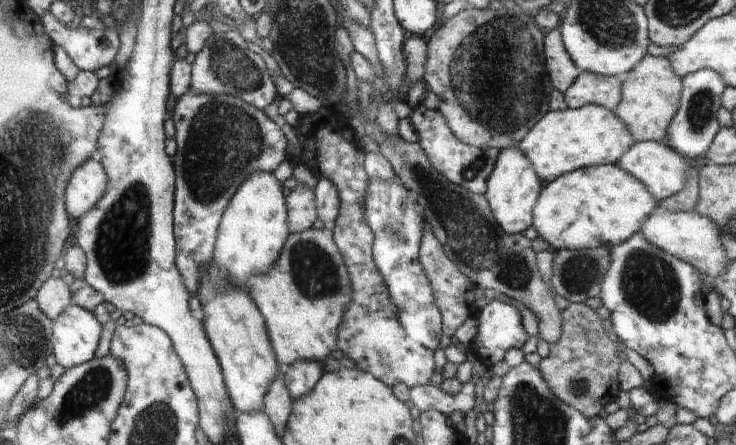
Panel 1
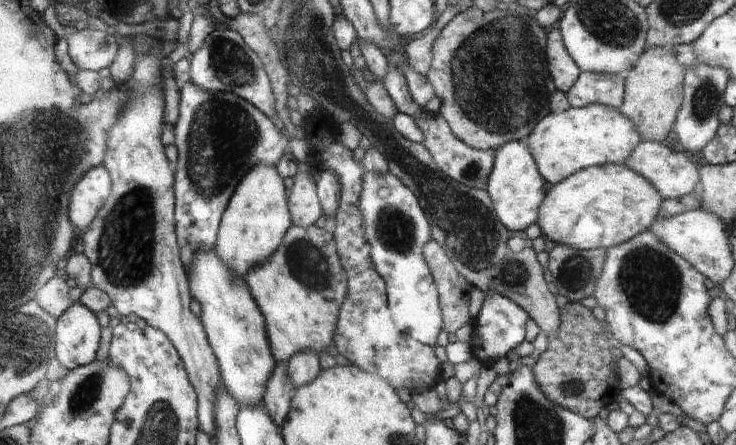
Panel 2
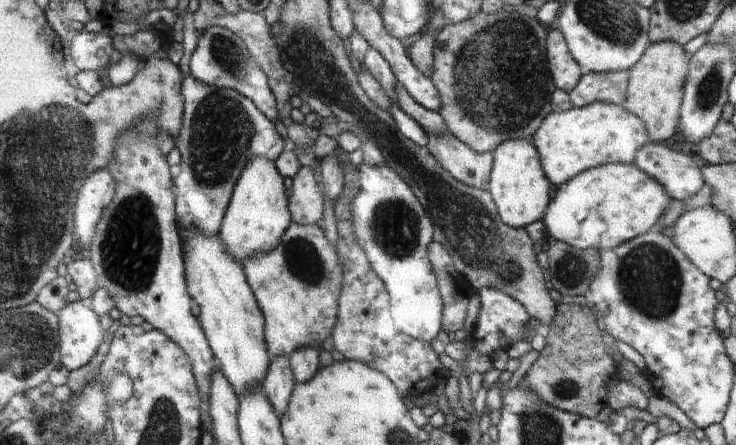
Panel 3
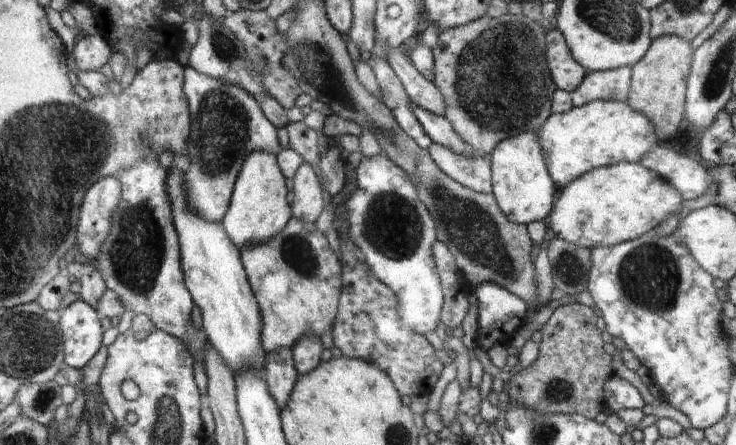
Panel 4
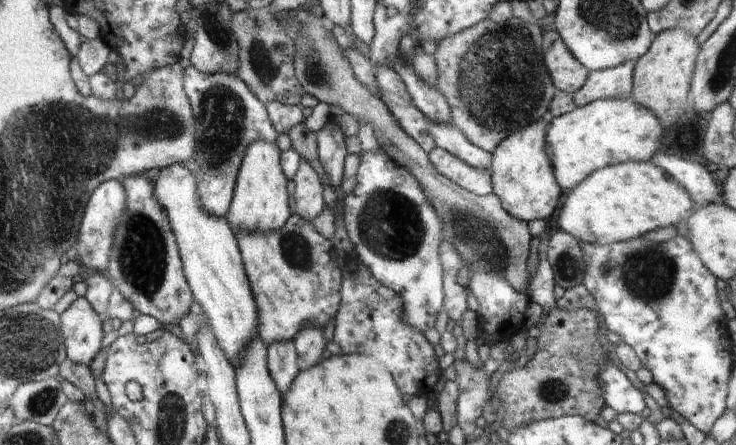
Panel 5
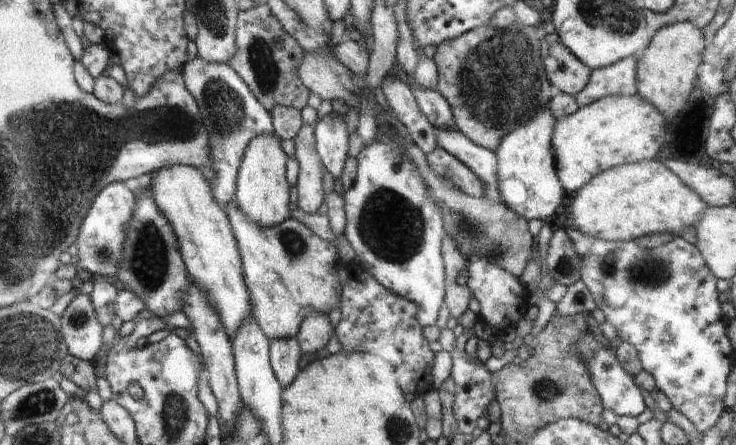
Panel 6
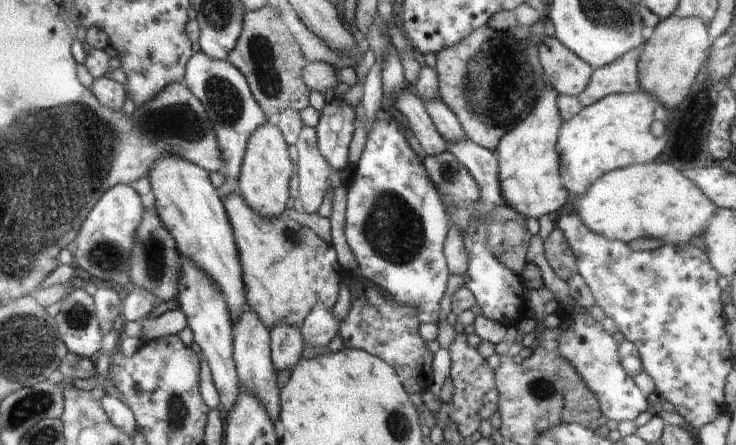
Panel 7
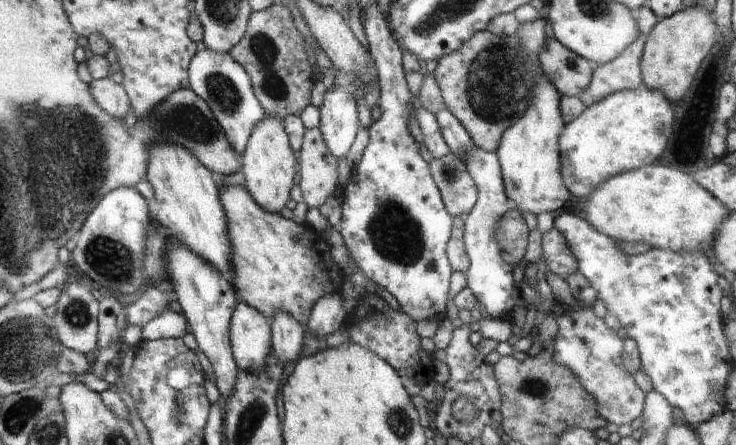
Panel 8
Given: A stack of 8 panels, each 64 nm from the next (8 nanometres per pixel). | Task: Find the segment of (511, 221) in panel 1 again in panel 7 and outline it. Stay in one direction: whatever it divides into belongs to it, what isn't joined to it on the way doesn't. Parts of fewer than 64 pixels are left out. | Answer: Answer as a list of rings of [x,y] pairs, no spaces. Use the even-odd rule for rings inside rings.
[[[552,87],[542,92],[533,113],[506,133],[495,150],[503,197],[508,206],[526,219],[560,212],[562,204],[568,200],[568,192],[560,173],[560,155],[557,153],[557,138],[563,123],[557,96],[558,92]]]

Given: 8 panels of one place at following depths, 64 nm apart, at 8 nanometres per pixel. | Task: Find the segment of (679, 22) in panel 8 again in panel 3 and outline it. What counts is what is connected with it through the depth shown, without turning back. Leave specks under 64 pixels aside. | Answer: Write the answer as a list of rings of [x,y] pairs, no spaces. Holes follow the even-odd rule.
[[[658,41],[650,43],[641,60],[628,70],[628,96],[621,106],[642,118],[654,143],[666,142],[678,131],[685,82],[689,76],[688,60],[684,46],[672,41]]]

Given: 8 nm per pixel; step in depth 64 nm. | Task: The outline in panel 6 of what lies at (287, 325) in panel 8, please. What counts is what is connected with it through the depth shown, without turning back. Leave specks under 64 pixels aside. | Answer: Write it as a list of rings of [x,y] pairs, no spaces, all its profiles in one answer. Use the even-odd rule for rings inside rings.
[[[274,337],[269,339],[269,353],[274,374],[284,382],[284,388],[296,378],[303,367],[300,364],[300,358],[303,354],[298,337]]]

